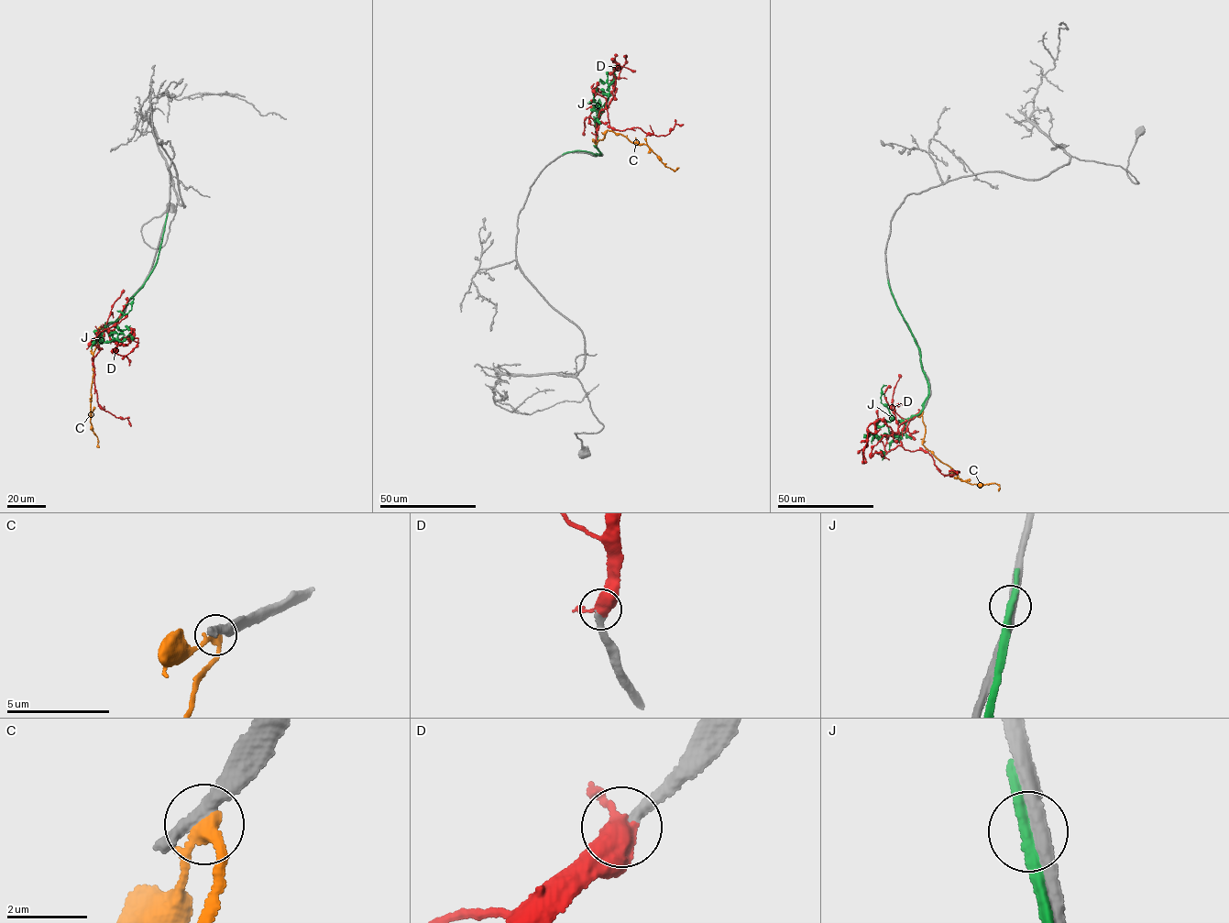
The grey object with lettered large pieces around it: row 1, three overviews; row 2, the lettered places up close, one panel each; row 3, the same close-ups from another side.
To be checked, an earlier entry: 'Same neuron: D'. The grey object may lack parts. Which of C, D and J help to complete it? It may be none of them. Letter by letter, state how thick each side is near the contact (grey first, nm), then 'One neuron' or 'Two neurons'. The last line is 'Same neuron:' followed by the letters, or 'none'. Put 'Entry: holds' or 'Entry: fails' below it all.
C: Thickness 460 nm (grey) against 320 nm. Two neurons
D: Thickness 320 nm (grey) against 480 nm. One neuron
J: Thickness 360 nm (grey) against 300 nm. Two neurons
Same neuron: D
Entry: holds

